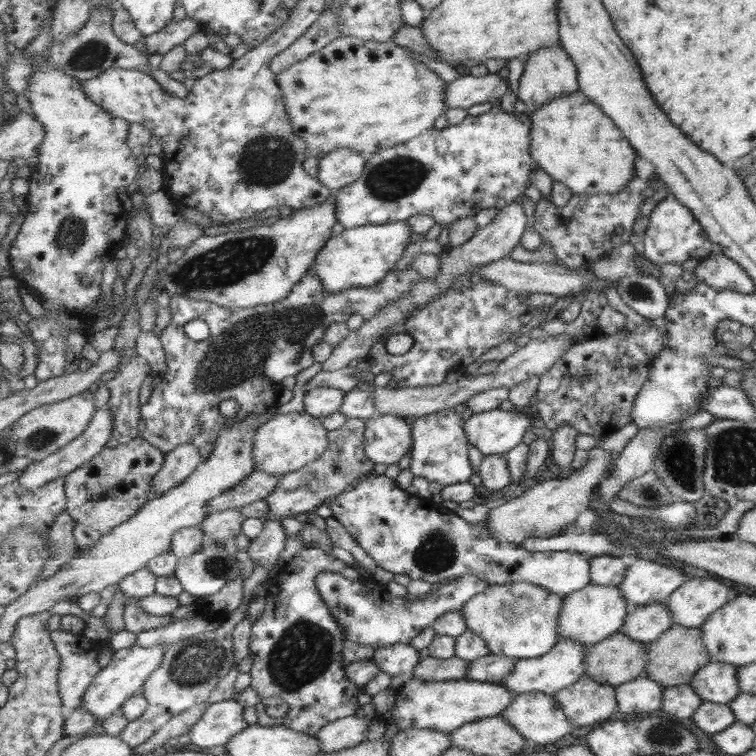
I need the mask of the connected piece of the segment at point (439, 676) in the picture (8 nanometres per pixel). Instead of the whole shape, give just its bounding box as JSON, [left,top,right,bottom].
[410,655,471,681]

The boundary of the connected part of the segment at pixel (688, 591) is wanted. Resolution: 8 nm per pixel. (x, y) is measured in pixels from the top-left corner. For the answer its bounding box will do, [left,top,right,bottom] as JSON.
[664,578,736,628]

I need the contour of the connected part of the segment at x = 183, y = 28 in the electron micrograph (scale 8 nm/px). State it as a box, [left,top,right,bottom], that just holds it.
[144,17,201,54]

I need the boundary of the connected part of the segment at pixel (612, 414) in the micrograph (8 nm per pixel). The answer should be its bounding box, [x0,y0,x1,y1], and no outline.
[536,321,665,438]

